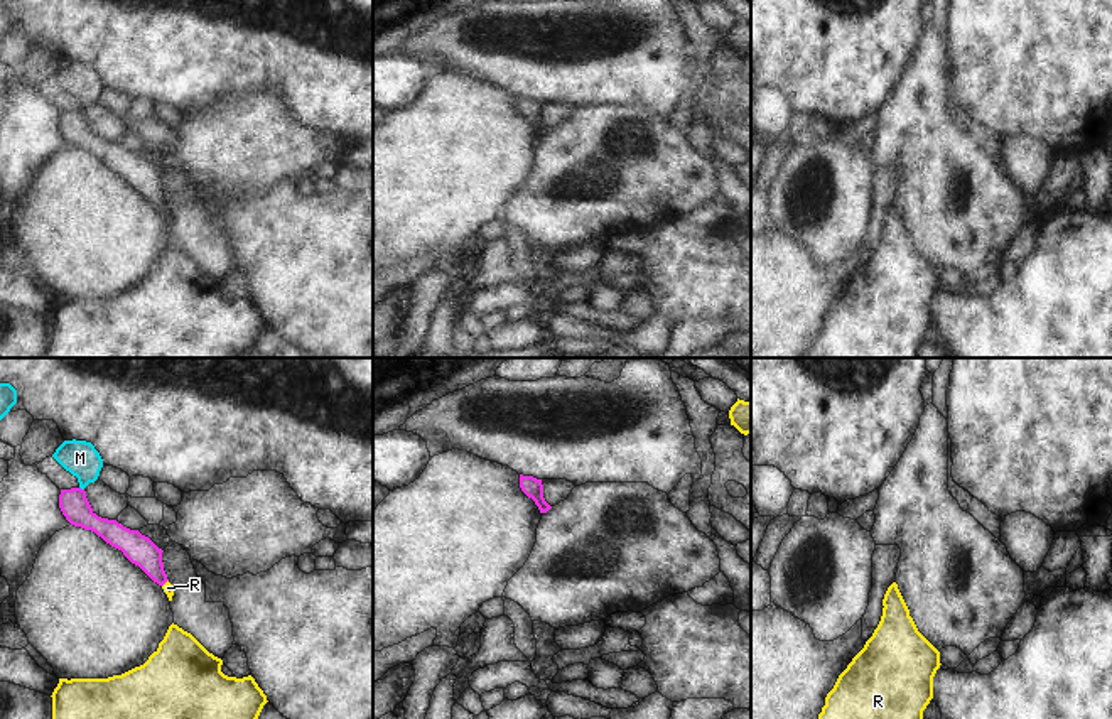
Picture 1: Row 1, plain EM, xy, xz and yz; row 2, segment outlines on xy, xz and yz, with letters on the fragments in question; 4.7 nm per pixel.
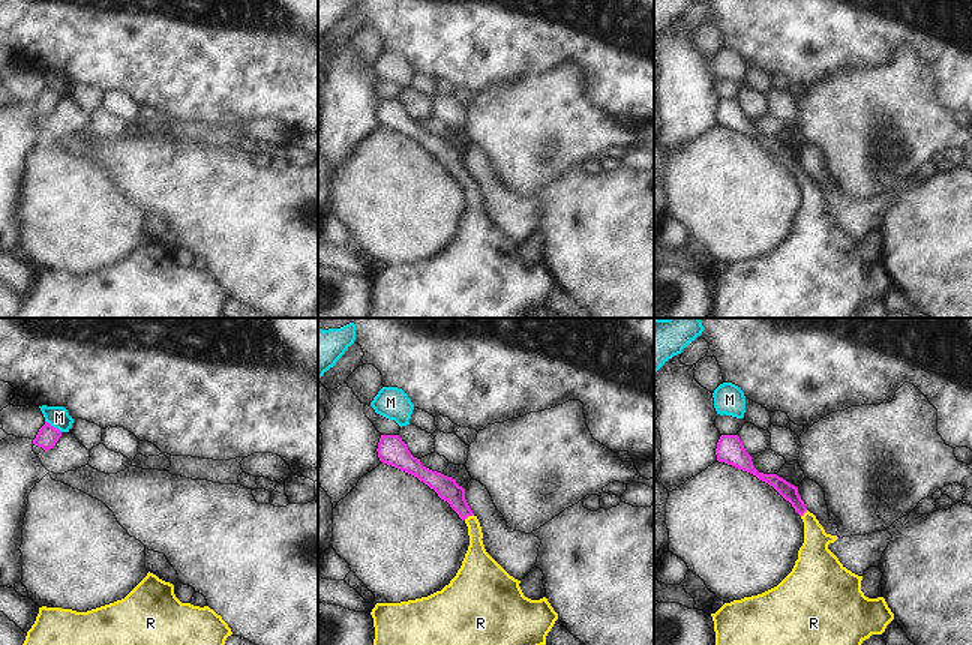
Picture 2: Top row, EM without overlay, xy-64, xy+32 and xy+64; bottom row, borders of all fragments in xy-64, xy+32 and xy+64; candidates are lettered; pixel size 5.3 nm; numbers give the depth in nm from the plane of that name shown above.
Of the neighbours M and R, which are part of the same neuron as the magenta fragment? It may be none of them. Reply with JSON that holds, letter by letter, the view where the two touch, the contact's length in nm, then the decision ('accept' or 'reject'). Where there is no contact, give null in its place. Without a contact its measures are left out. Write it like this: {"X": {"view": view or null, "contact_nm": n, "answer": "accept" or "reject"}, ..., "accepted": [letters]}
{"M": {"view": "xy", "contact_nm": 30, "answer": "reject"}, "R": {"view": "xy", "contact_nm": 50, "answer": "accept"}, "accepted": ["R"]}

